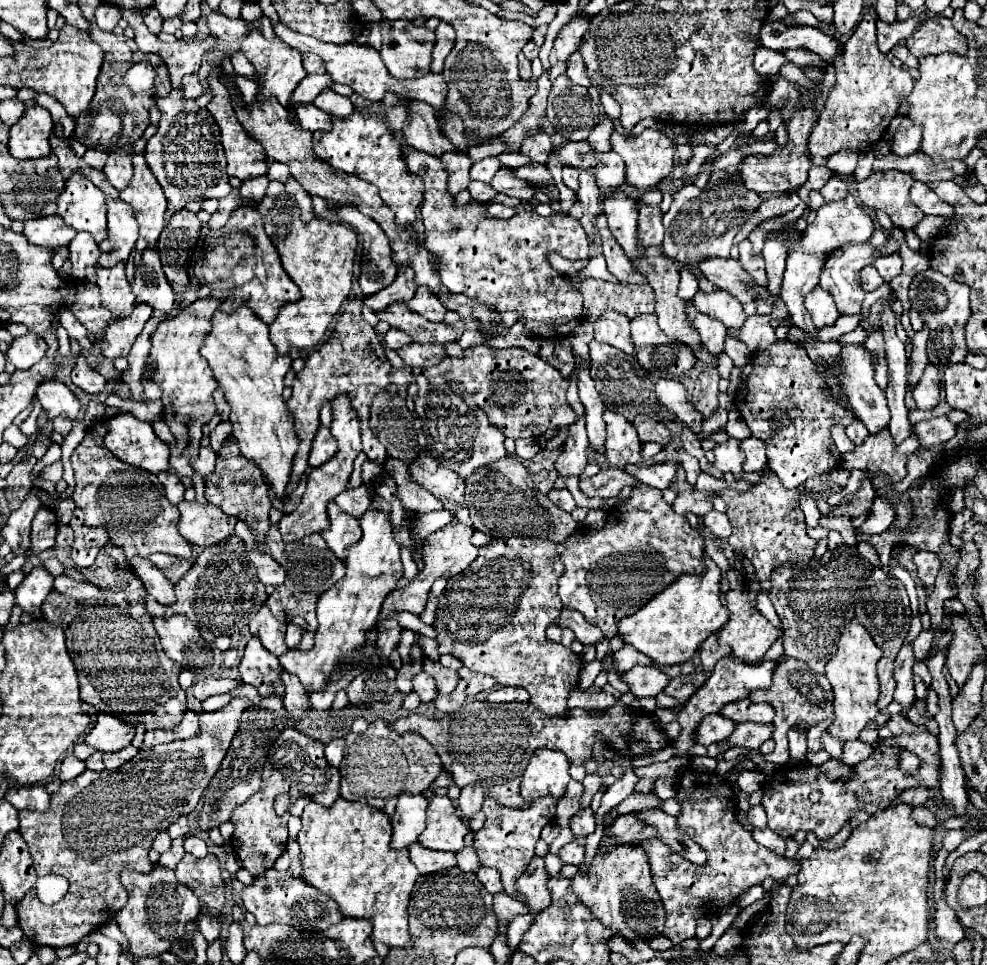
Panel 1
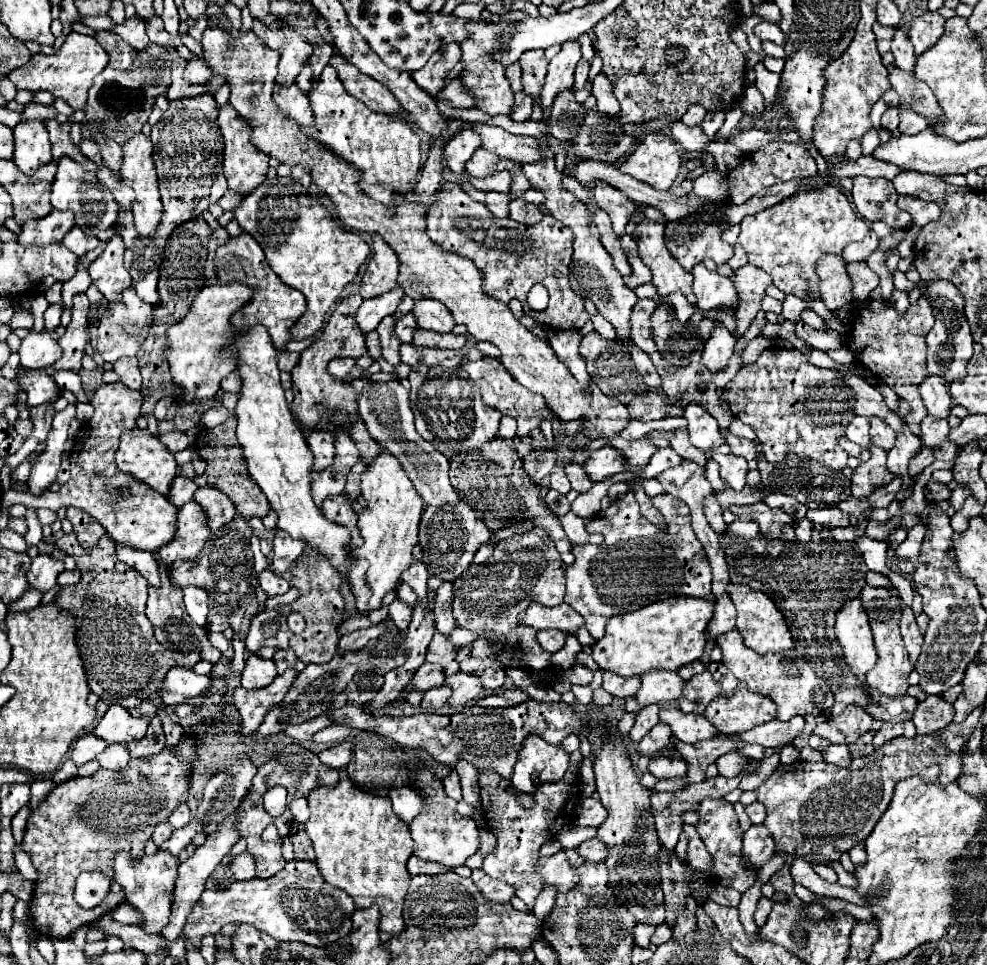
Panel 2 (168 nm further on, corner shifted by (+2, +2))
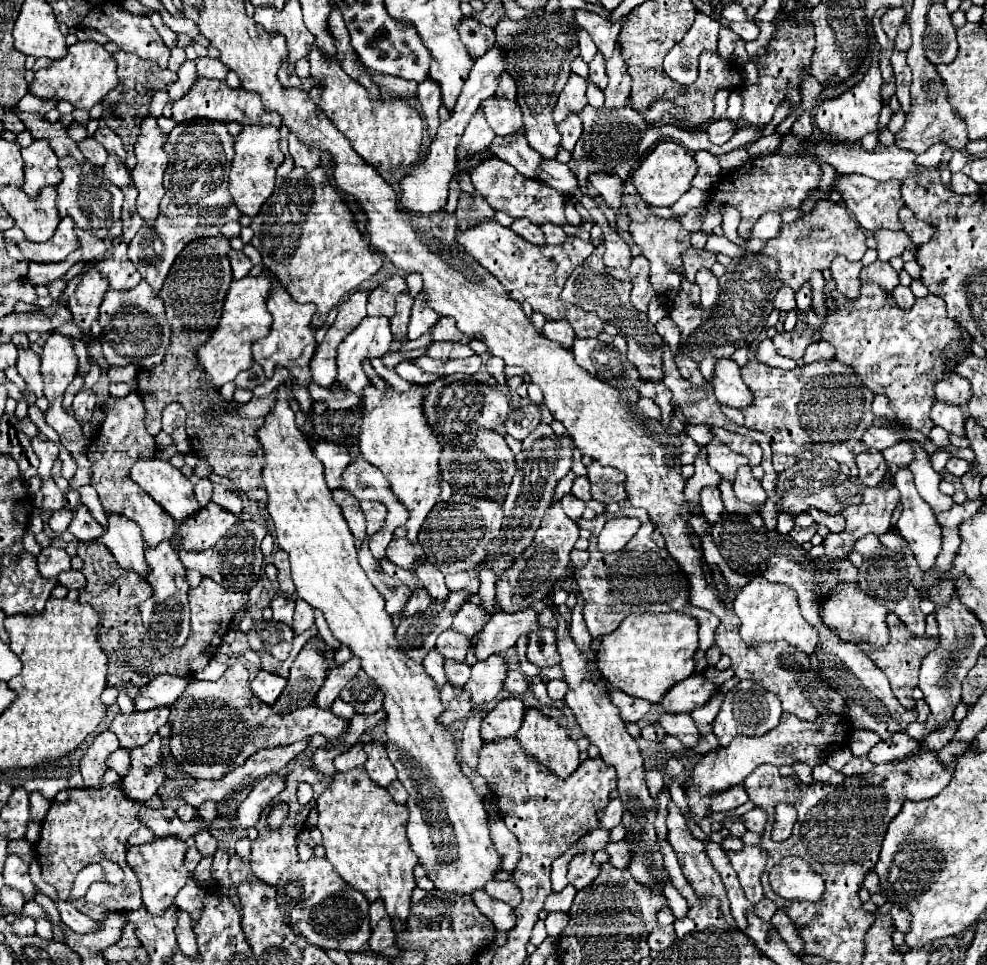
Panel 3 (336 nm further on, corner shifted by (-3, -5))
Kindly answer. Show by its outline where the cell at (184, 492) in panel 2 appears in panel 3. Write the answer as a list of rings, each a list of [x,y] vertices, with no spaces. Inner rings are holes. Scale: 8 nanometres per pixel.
[[[200,479],[196,485],[194,485],[194,495],[196,495],[196,501],[206,507],[210,503],[210,497],[212,497],[212,483],[208,479]]]

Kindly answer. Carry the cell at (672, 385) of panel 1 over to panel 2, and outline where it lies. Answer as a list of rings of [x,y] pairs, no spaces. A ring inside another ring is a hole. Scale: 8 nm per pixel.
[[[697,404],[687,406],[683,410],[683,416],[689,422],[687,430],[691,436],[691,444],[695,448],[707,452],[711,448],[719,448],[725,442],[721,436],[721,428],[717,426],[717,420],[703,406],[697,406]]]

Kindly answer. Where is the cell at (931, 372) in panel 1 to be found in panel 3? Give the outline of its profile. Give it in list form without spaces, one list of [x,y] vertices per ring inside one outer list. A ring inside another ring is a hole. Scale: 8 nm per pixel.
[[[936,401],[932,411],[930,411],[930,417],[932,417],[934,425],[944,427],[948,433],[964,435],[966,417],[964,417],[964,411],[958,405],[946,405],[942,401]]]

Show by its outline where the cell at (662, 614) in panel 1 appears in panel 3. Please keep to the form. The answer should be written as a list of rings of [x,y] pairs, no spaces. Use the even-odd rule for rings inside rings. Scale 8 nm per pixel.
[[[678,611],[660,615],[646,613],[640,617],[630,615],[616,631],[602,637],[598,669],[614,689],[620,689],[632,697],[642,697],[650,703],[658,703],[674,683],[690,677],[696,671],[696,651],[698,621],[694,617]]]

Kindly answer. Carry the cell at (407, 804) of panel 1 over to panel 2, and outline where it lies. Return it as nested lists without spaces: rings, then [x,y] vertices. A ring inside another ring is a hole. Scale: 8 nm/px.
[[[399,786],[399,788],[393,788],[389,790],[389,798],[393,802],[393,810],[397,812],[397,816],[403,820],[403,822],[411,822],[419,812],[421,812],[421,806],[423,806],[423,798],[419,794],[415,794],[411,788],[407,786]]]

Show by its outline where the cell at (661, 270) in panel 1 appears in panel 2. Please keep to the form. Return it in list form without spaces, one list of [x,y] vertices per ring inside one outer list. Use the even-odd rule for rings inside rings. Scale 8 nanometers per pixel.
[[[643,220],[633,230],[637,238],[639,256],[645,266],[653,272],[653,286],[661,296],[681,290],[691,304],[695,304],[693,294],[693,274],[687,272],[665,246],[665,220]]]

